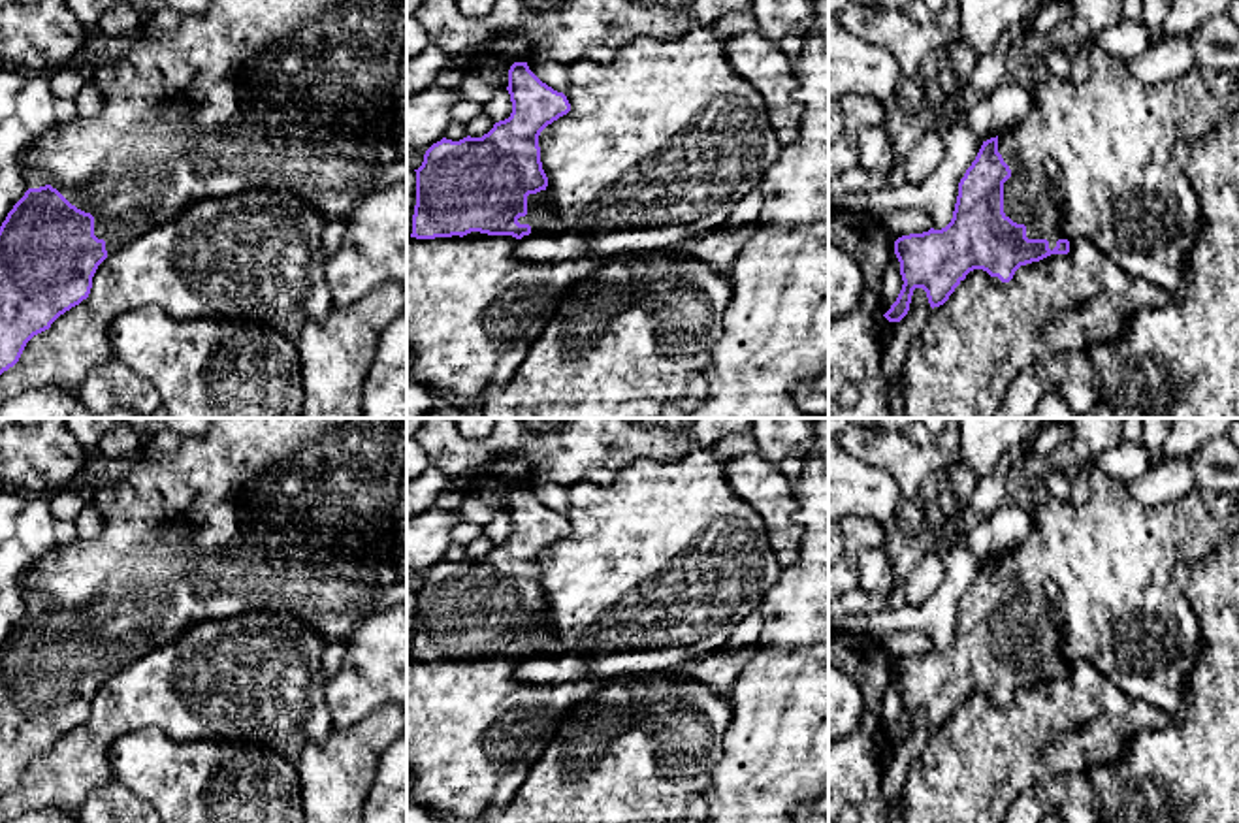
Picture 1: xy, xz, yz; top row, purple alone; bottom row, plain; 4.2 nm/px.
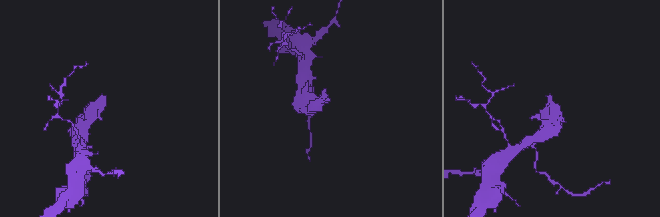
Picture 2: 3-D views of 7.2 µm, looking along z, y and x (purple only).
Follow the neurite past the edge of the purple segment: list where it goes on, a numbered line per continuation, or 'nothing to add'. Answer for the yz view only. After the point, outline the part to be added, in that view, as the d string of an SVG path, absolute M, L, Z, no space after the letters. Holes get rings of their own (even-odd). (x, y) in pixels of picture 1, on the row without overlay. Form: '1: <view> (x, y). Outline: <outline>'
1: yz (1098, 582). Outline: M1094 467L1090 497L1079 507L1068 499L1056 499L1043 484L1030 486L1022 480L1013 484L1011 499L1032 514L1034 529L1017 548L998 557L998 574L1011 591L1011 599L1004 605L1006 638L1024 646L1028 661L1047 661L1051 672L1058 661L1083 659L1130 699L1145 701L1167 714L1188 706L1186 676L1203 638L1199 621L1177 580L1177 567L1218 550L1224 544L1224 535L1239 535L1239 499L1235 493L1196 486L1179 501L1147 507L1130 493L1128 482Z

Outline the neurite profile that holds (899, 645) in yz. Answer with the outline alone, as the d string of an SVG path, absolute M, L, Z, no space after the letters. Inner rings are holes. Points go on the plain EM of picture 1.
M891 631L879 644L887 650L893 665L902 657L923 655L932 650L932 642L923 631Z

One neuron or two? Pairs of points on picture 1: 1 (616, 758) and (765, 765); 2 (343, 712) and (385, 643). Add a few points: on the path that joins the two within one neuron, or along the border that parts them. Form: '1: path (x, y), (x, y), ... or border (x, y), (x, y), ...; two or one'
1: border (729, 722), (708, 771), (707, 803); two
2: path (351, 695), (385, 660); one

